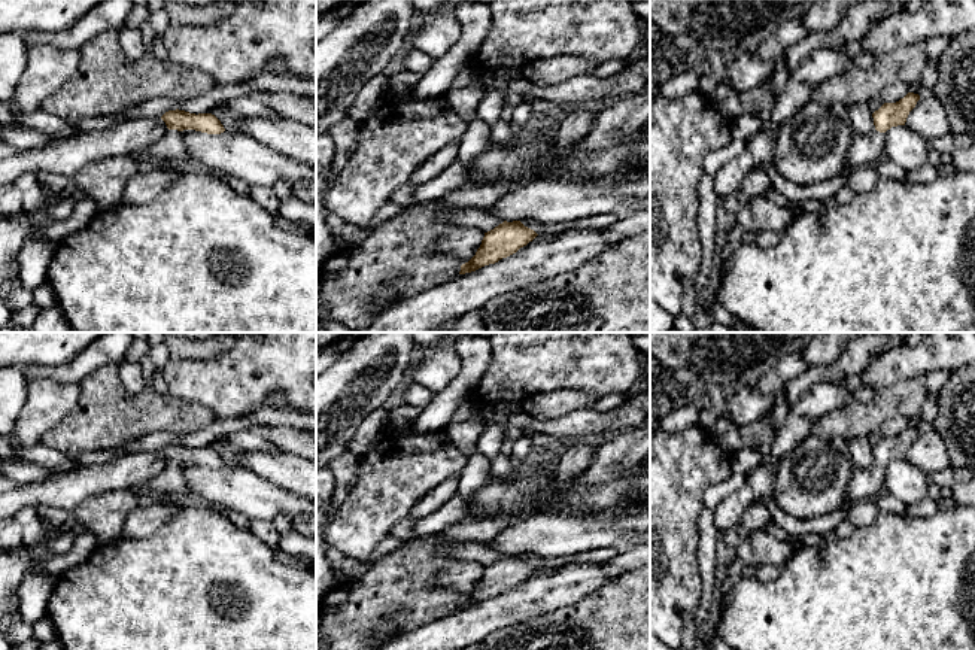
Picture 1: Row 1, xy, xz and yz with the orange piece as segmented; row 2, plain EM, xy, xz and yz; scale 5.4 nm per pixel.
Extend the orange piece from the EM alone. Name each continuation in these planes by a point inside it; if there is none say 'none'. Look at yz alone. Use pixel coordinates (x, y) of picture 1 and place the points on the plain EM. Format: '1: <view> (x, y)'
1: yz (868, 483)

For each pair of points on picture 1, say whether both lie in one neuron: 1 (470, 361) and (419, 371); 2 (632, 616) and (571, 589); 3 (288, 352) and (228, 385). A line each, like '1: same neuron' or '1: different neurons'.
1: different neurons
2: different neurons
3: same neuron

